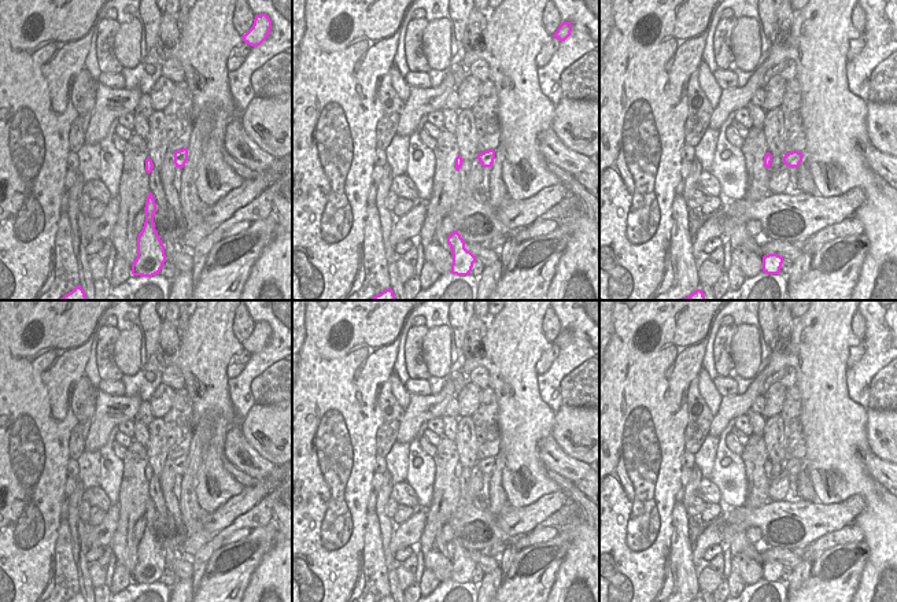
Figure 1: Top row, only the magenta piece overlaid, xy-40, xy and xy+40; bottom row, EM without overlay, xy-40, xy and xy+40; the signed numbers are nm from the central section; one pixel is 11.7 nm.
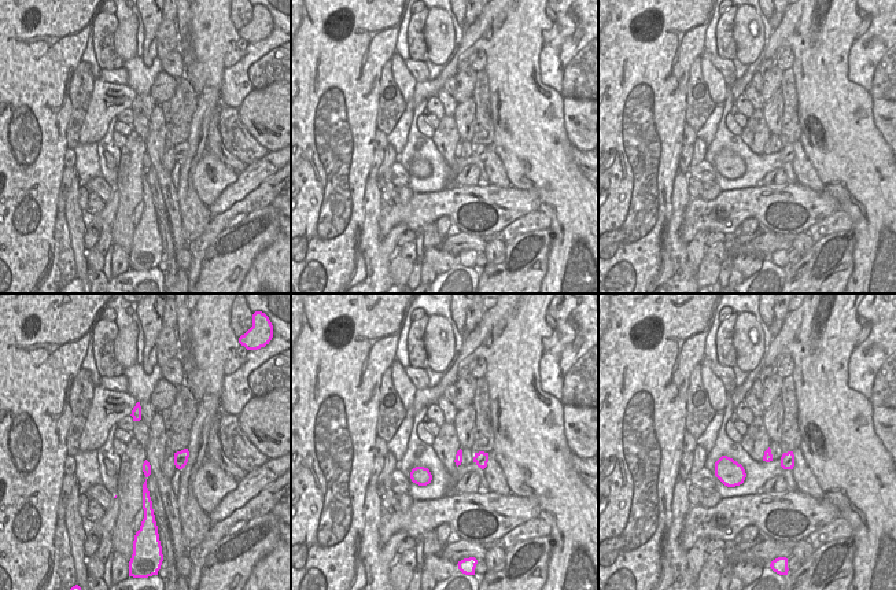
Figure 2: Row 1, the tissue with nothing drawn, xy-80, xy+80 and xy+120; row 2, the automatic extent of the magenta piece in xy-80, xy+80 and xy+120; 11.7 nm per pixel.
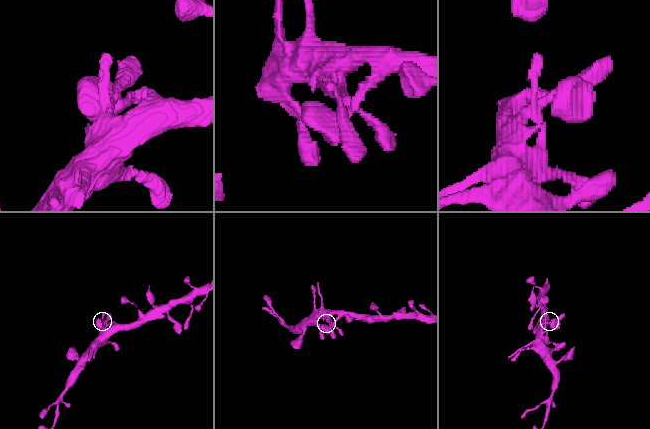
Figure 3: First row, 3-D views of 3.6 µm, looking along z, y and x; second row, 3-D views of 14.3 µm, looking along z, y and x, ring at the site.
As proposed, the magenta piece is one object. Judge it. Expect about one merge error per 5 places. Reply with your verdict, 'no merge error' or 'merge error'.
no merge error

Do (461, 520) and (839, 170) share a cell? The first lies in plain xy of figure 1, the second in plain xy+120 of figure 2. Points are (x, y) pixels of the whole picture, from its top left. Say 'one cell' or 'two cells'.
two cells

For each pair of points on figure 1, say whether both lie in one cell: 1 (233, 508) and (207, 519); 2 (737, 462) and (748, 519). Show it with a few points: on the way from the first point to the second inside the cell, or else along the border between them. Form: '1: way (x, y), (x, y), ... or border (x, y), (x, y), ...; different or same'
1: way (226, 513), (221, 519), (214, 519); same
2: border (744, 505), (724, 508); different

